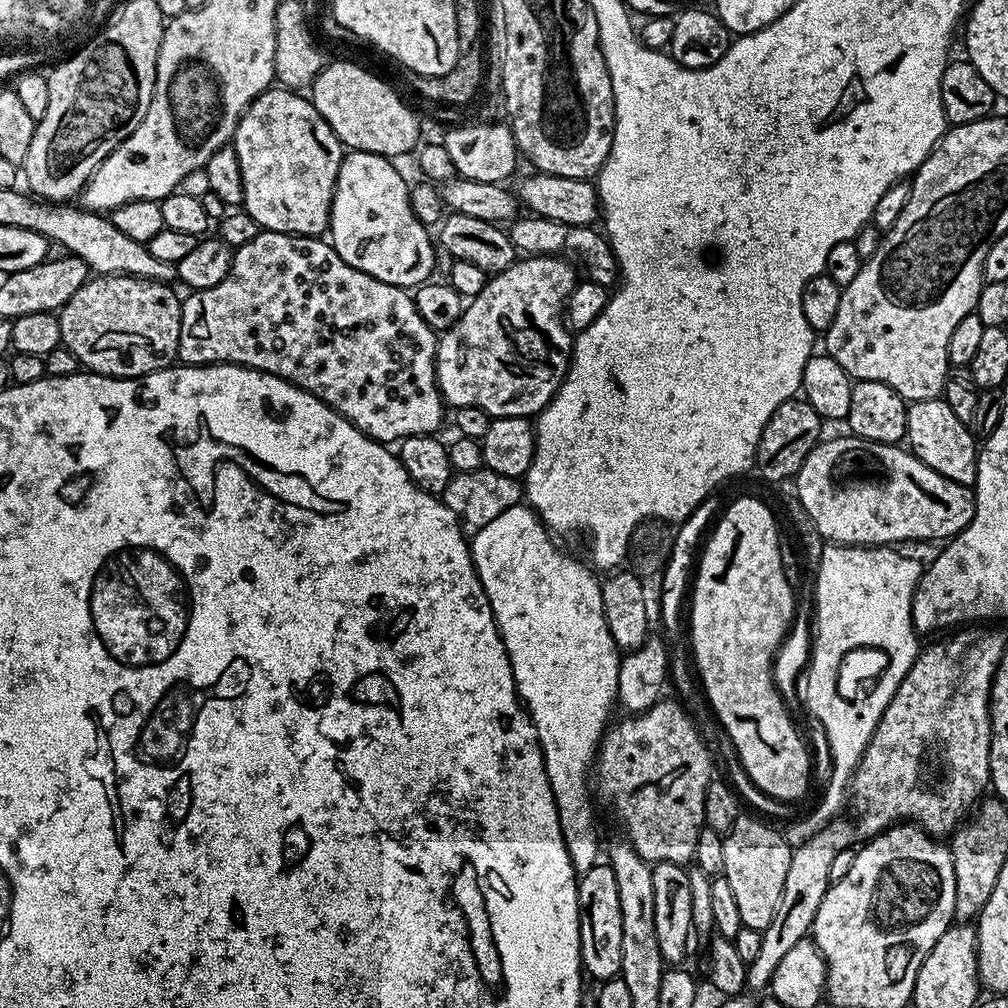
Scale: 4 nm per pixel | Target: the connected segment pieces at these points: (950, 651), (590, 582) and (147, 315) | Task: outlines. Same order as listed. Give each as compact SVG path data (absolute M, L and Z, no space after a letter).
M972 626L967 630L953 631L944 648L940 644L932 644L917 655L896 693L888 701L880 725L874 730L850 781L850 804L852 800L856 807L856 821L851 824L848 820L833 818L793 851L790 870L786 870L786 886L782 886L782 902L778 902L778 914L774 914L774 922L766 926L758 958L754 958L754 962L746 968L749 989L767 989L774 978L774 970L778 970L778 962L782 962L784 955L811 933L818 906L822 906L822 898L828 892L830 865L842 850L852 848L855 840L867 842L901 822L915 822L933 838L947 837L969 819L970 813L987 793L984 791L989 791L992 774L992 682L996 679L996 667L1006 655L1006 648L1003 638L988 628L991 627Z
M518 503L510 506L510 510L502 510L502 514L498 514L498 518L494 518L494 522L488 523L487 526L482 526L482 530L474 533L470 540L470 547L472 550L472 565L476 567L478 578L486 590L486 598L490 602L500 636L504 640L504 648L507 650L508 657L512 663L512 673L514 674L517 693L524 707L527 708L533 724L536 726L536 733L540 739L540 749L544 755L544 765L558 806L558 818L562 826L566 850L570 854L570 862L574 866L576 873L582 874L598 863L599 856L596 855L599 852L601 855L602 852L602 844L600 848L599 842L596 841L596 820L592 817L592 800L588 797L588 771L591 768L593 771L600 741L604 739L605 731L610 724L608 715L612 712L612 706L614 707L617 703L619 668L622 656L617 649L610 630L607 628L606 614L603 613L602 584L599 579L596 581L595 574L597 575L597 573L587 563L584 565L582 561L575 560L572 556L567 556L552 539L554 539L553 533L544 527L543 520L532 511L531 507Z
M93 275L59 309L60 342L72 351L83 367L100 376L135 378L173 367L180 351L181 297L167 283L160 280L142 280L138 276Z

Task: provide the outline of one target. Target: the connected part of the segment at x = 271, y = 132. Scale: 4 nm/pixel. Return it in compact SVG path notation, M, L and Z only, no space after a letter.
M273 86L258 94L242 114L230 144L238 154L238 166L242 170L243 211L248 212L261 229L295 236L323 237L328 232L332 195L346 152L307 95L283 86Z

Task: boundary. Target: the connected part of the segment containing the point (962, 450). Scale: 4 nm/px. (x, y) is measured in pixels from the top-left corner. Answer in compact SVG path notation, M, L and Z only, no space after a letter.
M942 398L914 400L908 404L906 444L911 453L931 470L936 470L938 474L956 483L975 485L977 437L969 425L964 424L954 415L954 410L950 410L950 406Z

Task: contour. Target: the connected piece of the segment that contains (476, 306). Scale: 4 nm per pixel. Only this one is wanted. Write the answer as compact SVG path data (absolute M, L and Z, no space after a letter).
M528 256L517 259L508 268L495 273L489 279L487 286L477 296L471 297L467 301L465 310L458 318L458 322L454 322L452 328L447 328L436 341L436 384L440 387L440 395L444 397L445 405L451 406L453 409L478 406L492 418L504 416L532 418L549 404L560 388L564 376L568 373L568 362L572 358L572 345L574 343L573 333L569 331L562 319L566 312L568 296L574 291L578 283L575 270L567 262L569 263L567 259L560 256Z

